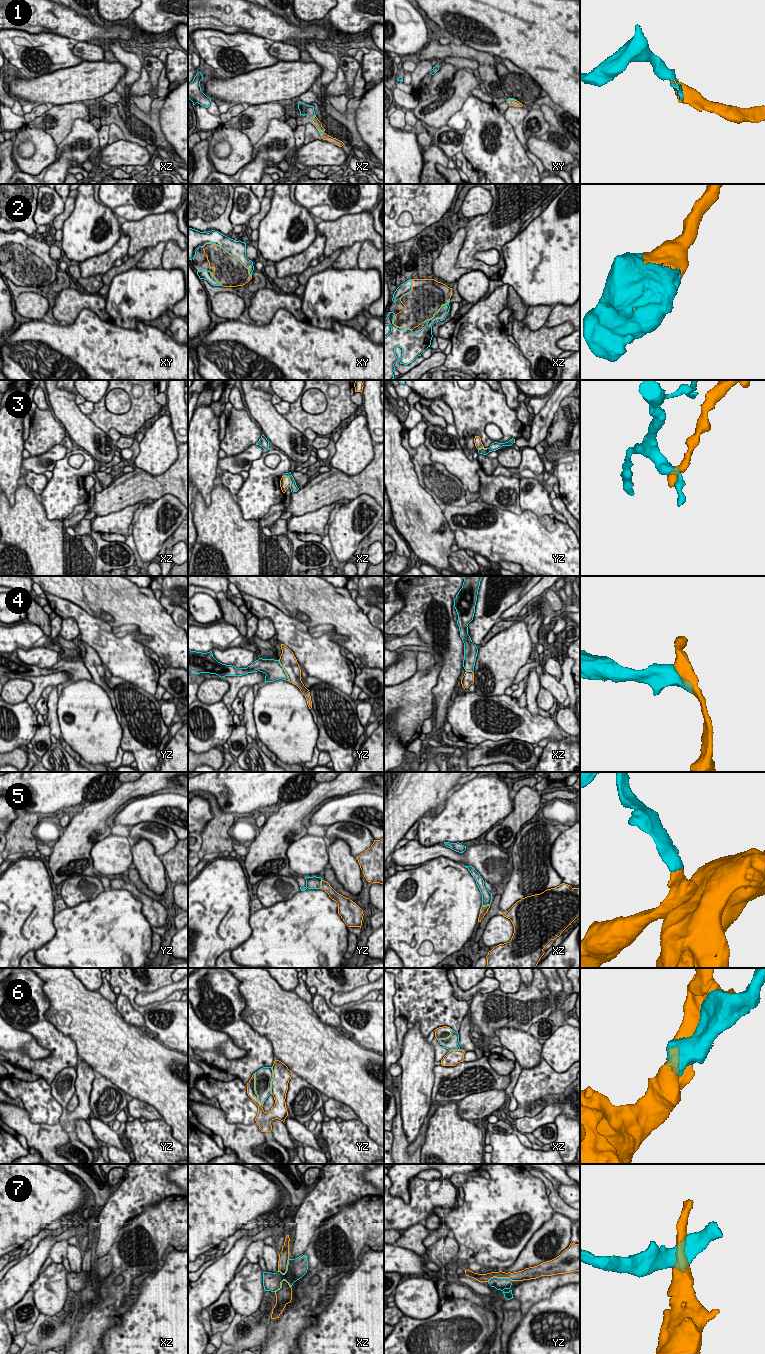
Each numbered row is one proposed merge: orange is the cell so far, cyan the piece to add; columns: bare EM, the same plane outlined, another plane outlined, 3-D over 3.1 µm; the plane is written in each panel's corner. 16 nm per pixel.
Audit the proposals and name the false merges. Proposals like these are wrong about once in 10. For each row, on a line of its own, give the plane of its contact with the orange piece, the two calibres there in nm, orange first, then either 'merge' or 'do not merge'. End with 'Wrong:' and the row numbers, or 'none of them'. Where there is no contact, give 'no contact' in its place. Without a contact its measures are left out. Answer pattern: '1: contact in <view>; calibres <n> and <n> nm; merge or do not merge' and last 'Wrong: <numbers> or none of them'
1: contact in xz; calibres 120 and 170 nm; merge
2: contact in xy; calibres 440 and 260 nm; merge
3: contact in xz; calibres 170 and 120 nm; do not merge
4: contact in yz; calibres 280 and 300 nm; do not merge
5: contact in yz; calibres 140 and 200 nm; merge
6: contact in yz; calibres 140 and 280 nm; merge
7: contact in yz; calibres 140 and 190 nm; do not merge
Wrong: 3, 4, 7

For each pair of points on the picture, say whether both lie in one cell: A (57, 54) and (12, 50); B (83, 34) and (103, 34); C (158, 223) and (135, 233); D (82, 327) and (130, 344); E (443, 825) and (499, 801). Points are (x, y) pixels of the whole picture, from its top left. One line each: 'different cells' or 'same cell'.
A: same cell
B: same cell
C: same cell
D: same cell
E: same cell

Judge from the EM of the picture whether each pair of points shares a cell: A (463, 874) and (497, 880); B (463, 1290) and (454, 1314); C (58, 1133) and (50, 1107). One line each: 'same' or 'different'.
A: different
B: different
C: different

